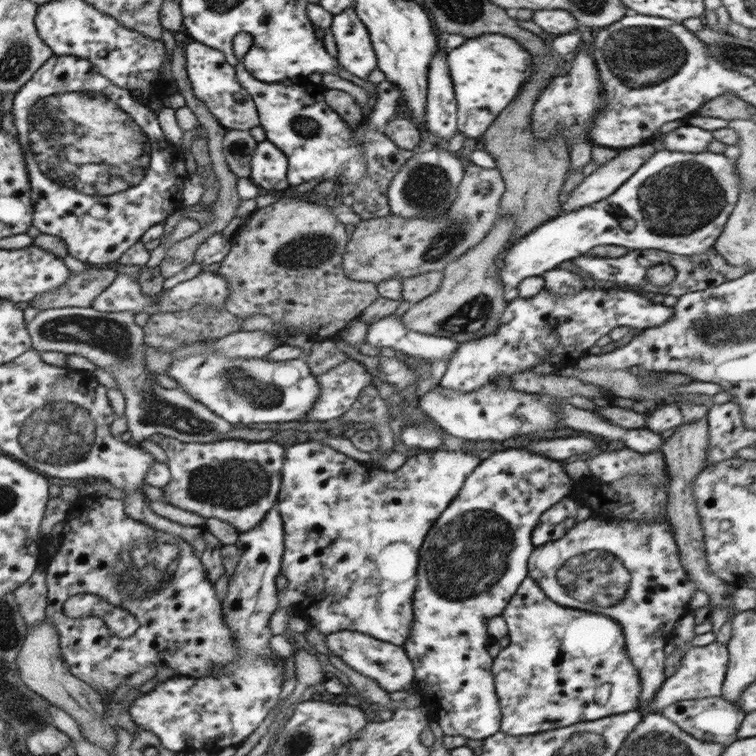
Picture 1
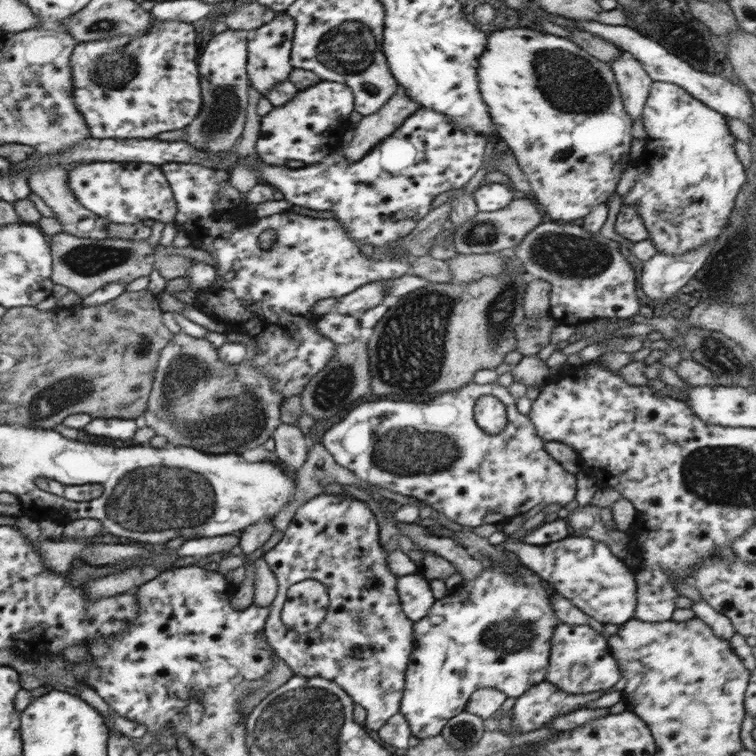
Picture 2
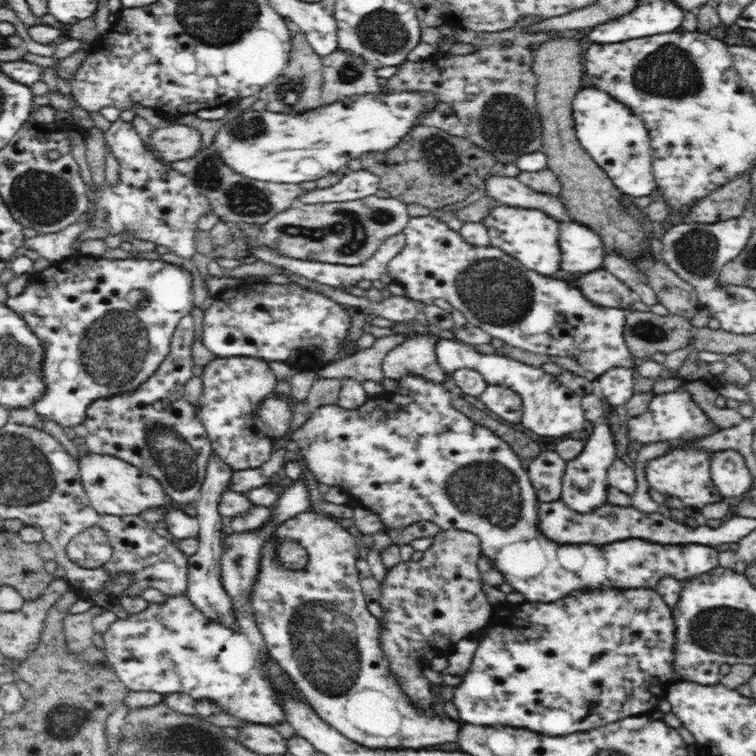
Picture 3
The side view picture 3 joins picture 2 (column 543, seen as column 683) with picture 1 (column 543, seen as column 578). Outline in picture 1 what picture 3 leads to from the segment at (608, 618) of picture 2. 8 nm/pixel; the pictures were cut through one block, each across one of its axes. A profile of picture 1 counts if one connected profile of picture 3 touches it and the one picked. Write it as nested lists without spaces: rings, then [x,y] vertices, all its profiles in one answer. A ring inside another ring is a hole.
[[[590,516],[577,522],[561,539],[536,546],[527,561],[528,575],[535,585],[543,590],[549,600],[567,608],[586,610],[616,620],[624,632],[628,659],[636,667],[640,677],[641,691],[637,712],[646,716],[650,713],[649,702],[667,679],[664,674],[664,648],[668,636],[674,632],[676,622],[689,613],[688,605],[696,591],[681,566],[679,546],[676,544],[673,528],[668,520],[630,520]]]

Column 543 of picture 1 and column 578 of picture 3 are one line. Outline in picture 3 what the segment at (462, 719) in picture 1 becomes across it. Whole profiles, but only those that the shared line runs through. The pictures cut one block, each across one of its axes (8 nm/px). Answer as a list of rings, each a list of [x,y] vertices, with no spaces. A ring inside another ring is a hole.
[[[610,423],[593,424],[589,426],[590,436],[583,446],[583,451],[572,460],[567,461],[565,471],[562,477],[562,492],[560,500],[579,514],[588,514],[602,504],[608,503],[607,474],[609,466],[616,458],[616,445],[610,429]]]

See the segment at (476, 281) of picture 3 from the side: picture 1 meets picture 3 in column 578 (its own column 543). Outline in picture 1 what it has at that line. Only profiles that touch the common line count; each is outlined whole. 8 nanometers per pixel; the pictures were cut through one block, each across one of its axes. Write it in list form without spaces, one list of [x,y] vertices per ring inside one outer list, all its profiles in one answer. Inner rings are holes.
[[[583,288],[576,294],[556,296],[543,290],[532,298],[516,297],[505,306],[500,328],[478,340],[458,343],[447,361],[446,374],[439,386],[466,394],[474,392],[499,378],[512,377],[520,370],[531,370],[538,364],[550,362],[554,356],[568,358],[576,348],[592,348],[597,340],[616,326],[643,330],[666,324],[675,315],[675,307],[653,303],[636,291],[621,289]]]

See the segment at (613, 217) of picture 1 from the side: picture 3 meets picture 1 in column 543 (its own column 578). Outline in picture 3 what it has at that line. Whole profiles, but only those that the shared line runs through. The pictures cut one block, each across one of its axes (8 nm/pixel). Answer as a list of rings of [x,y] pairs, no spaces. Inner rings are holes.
[[[579,221],[559,223],[560,268],[568,274],[584,274],[602,267],[605,256],[600,236]]]

